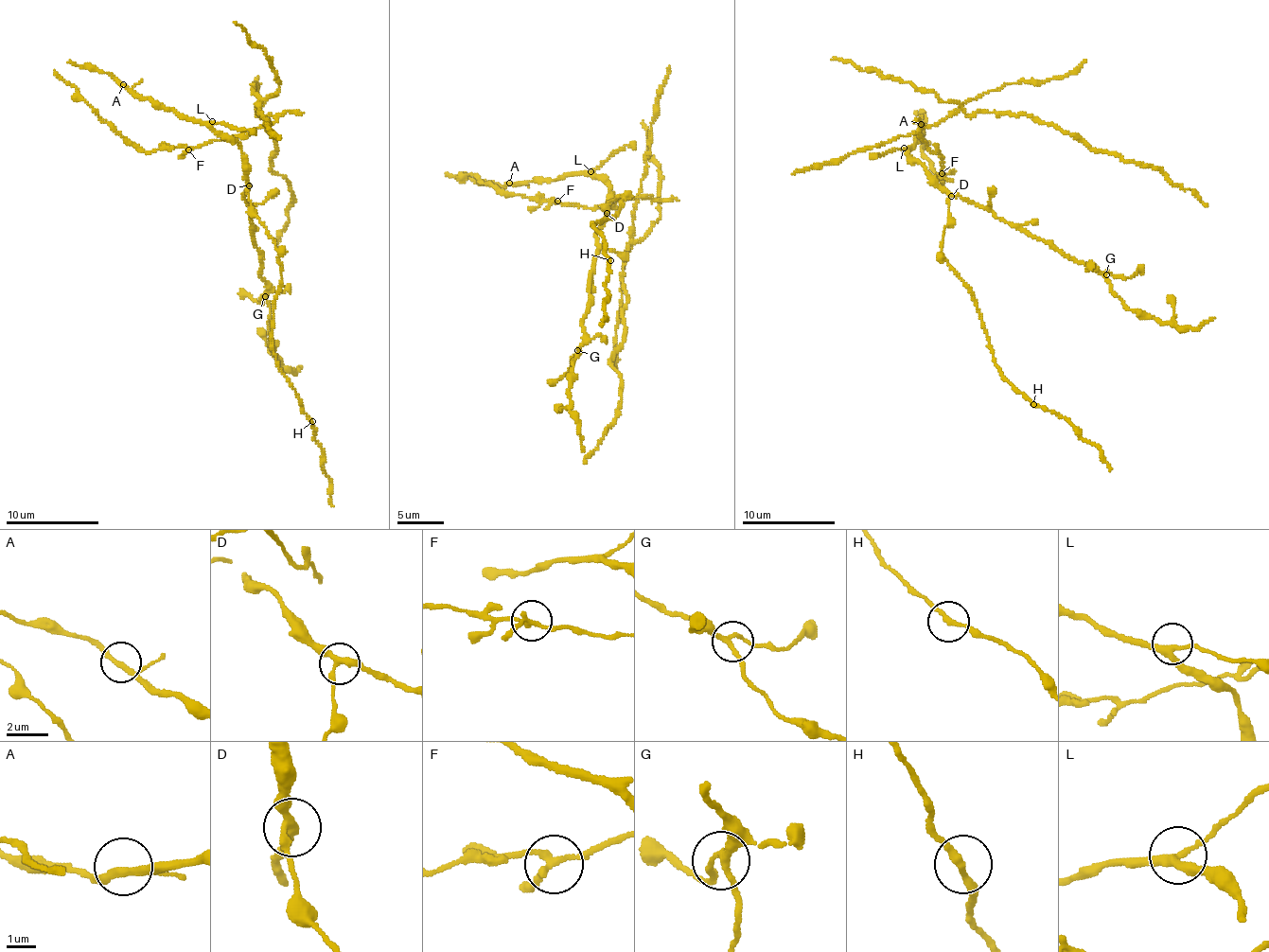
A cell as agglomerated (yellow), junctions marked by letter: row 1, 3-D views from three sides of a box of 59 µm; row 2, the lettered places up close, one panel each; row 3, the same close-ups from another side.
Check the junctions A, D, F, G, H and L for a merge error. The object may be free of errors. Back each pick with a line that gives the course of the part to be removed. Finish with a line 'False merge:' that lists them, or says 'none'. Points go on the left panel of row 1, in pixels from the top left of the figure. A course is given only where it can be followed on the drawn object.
F: foreign part runs (188, 149), (241, 137), (276, 120), (259, 111), (260, 103), (275, 148), (272, 168), (293, 192), (279, 249)
False merge: F

